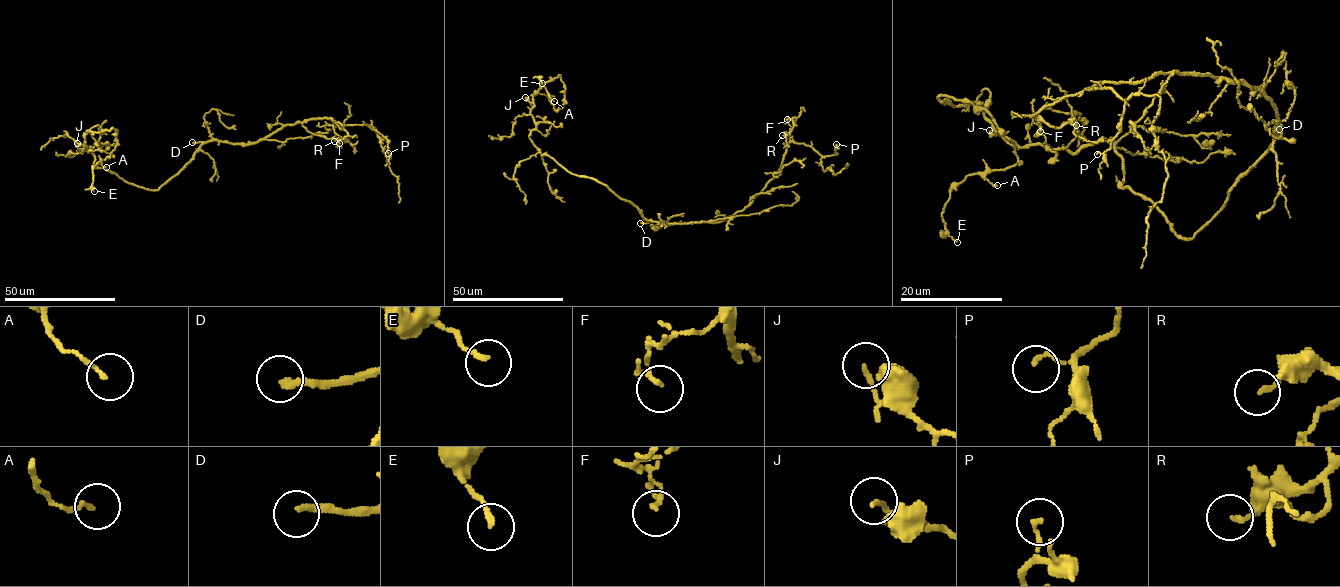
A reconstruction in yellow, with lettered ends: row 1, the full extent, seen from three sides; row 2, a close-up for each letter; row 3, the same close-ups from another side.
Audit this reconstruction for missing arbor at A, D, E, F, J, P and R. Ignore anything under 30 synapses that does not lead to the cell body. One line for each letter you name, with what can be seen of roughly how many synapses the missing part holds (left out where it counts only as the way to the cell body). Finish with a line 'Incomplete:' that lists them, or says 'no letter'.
Incomplete: D

